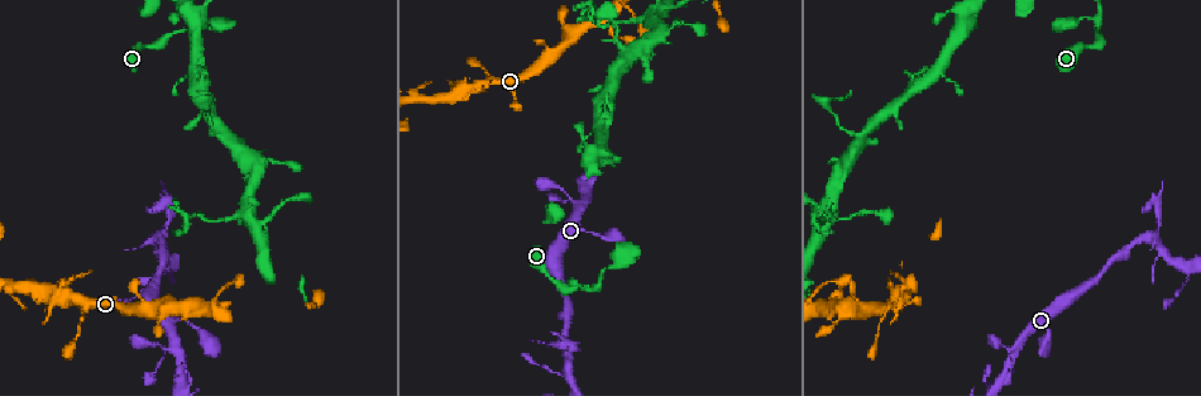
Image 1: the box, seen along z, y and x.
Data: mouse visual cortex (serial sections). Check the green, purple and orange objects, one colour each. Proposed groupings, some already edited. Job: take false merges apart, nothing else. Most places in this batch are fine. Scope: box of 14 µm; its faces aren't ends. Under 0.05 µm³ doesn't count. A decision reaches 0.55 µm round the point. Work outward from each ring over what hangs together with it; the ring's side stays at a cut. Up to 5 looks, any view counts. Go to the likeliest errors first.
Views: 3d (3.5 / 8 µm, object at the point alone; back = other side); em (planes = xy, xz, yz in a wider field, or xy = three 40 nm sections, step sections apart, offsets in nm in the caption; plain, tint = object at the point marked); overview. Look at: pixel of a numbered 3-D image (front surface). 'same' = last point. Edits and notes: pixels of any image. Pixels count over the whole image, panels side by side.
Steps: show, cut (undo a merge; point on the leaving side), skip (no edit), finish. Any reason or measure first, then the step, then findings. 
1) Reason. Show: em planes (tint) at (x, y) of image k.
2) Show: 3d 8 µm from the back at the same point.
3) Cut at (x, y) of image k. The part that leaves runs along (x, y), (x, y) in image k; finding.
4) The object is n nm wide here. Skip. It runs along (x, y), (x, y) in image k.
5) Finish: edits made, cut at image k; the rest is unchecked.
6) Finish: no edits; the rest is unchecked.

Thin neck. Show: 3d 8 µm at (160, 346) of image 1.

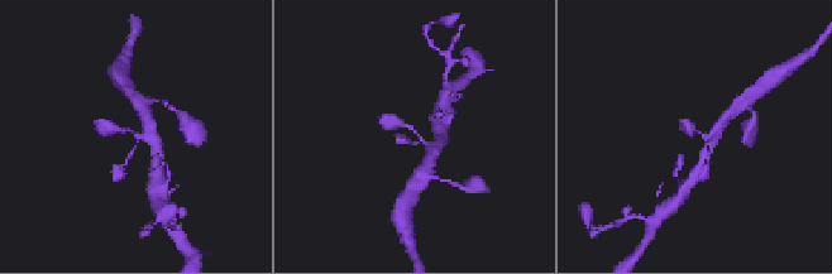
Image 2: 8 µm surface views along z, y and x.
Show: em planes (tint) at (130, 130) of image 2.

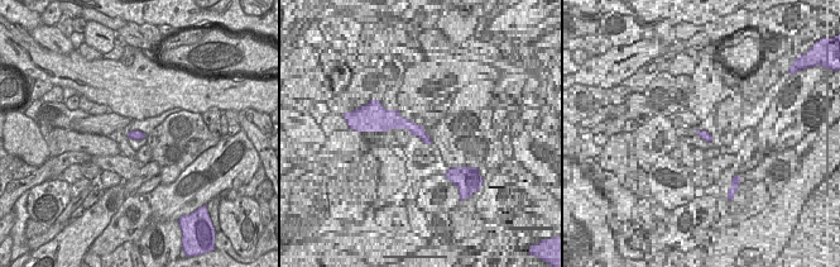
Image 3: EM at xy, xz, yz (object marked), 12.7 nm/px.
Skip. One cell here.

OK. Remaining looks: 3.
Show: 3d 3.5 µm from the back at (600, 285) of image 1.

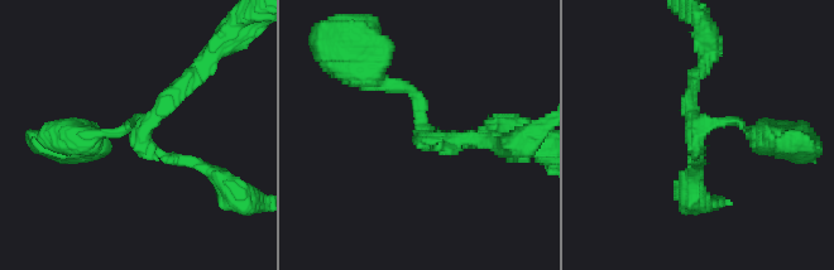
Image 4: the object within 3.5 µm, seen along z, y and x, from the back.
3 arms meet here; the arms are 100, 150, 200 nm wide. Show: em xy step 2 (tint) at (139, 138) of image 4.

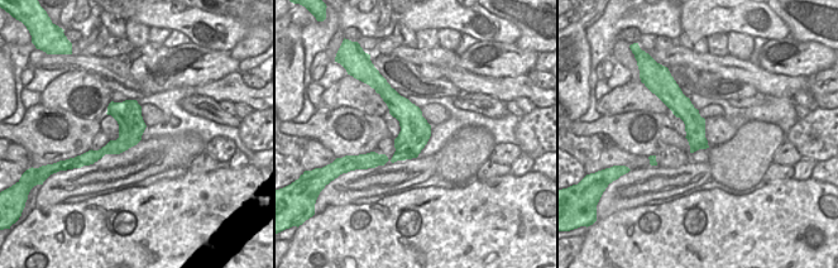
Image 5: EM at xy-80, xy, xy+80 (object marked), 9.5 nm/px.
Cut it another way. Show: em xy step 3 (tint) at the same point.

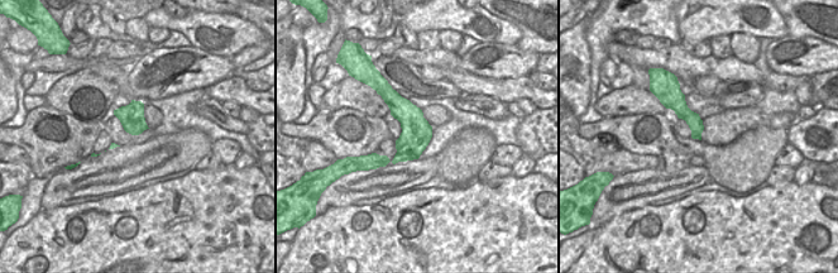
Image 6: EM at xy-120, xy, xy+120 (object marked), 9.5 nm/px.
Skip. It runs along (492, 140), (426, 140), (418, 99), (387, 80) in image 4; one cell here.

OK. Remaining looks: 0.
Finish: no edits; the rest is unchecked.

